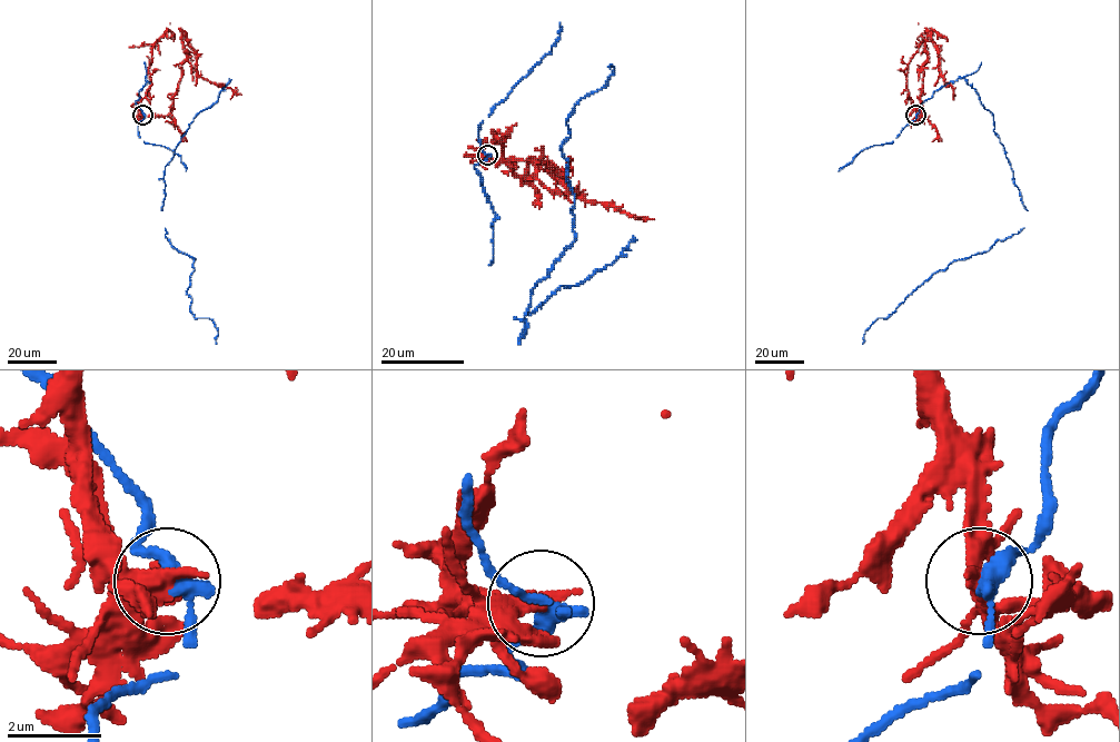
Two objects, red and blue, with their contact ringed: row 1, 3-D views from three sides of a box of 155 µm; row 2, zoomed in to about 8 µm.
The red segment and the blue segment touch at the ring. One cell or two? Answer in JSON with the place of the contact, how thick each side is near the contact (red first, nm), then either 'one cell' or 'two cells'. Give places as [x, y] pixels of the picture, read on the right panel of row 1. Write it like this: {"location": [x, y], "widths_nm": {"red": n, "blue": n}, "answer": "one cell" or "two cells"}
{"location": [915, 115], "widths_nm": {"red": 380, "blue": 320}, "answer": "two cells"}

